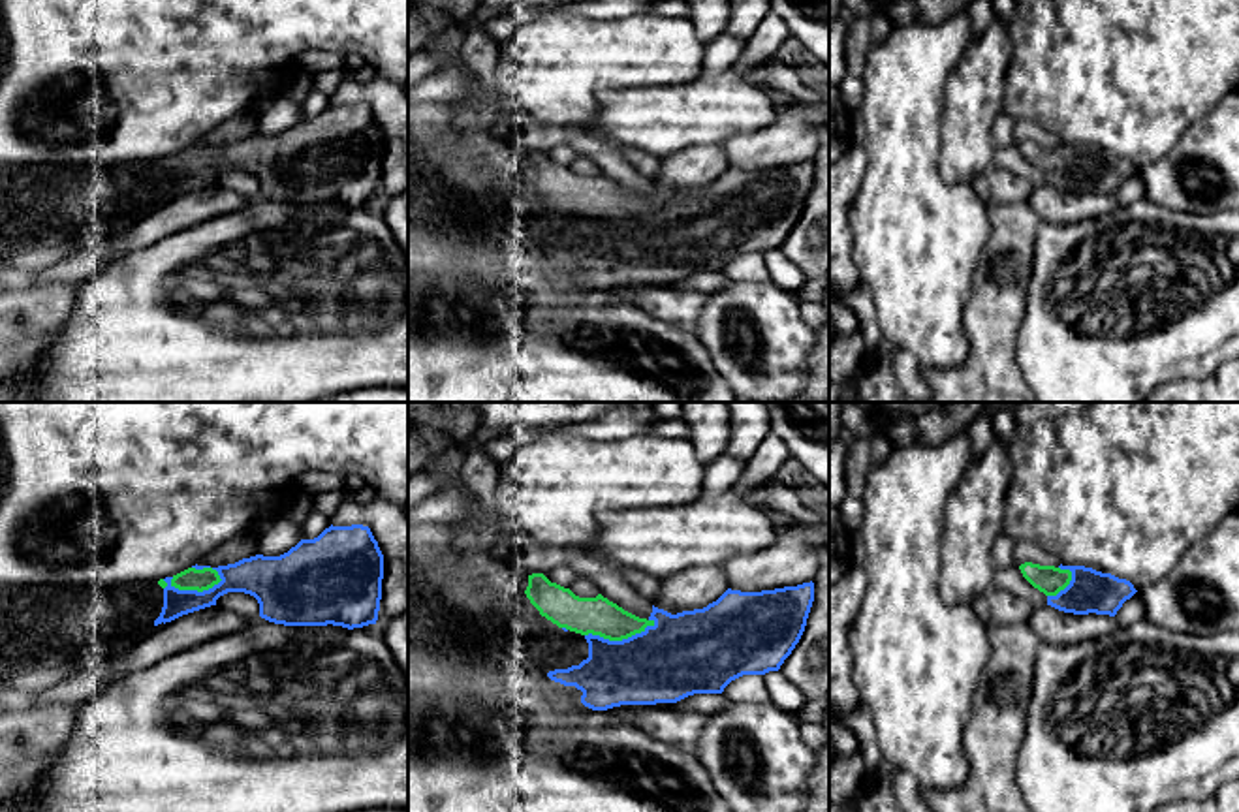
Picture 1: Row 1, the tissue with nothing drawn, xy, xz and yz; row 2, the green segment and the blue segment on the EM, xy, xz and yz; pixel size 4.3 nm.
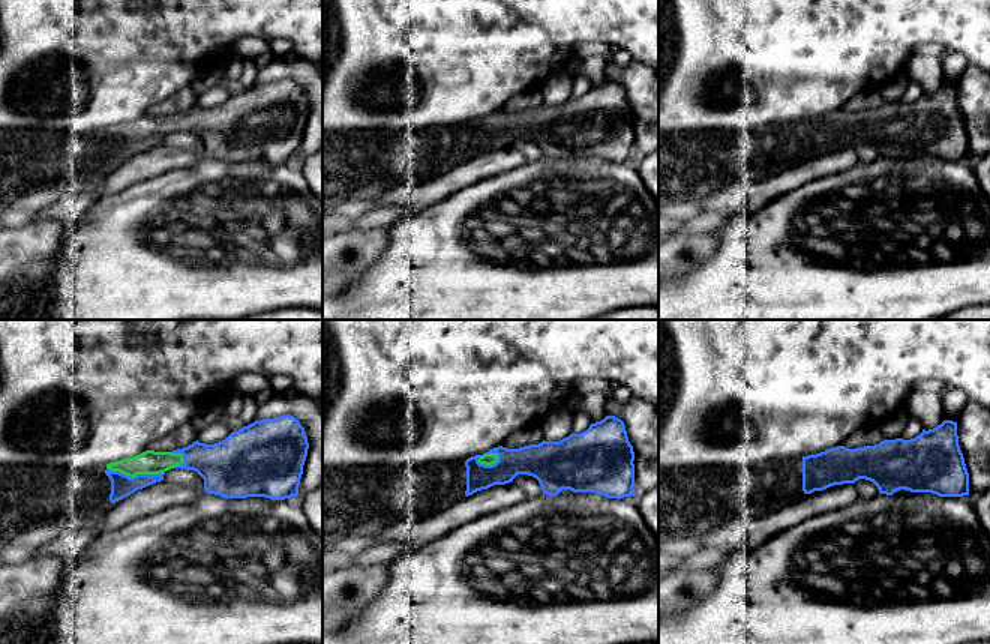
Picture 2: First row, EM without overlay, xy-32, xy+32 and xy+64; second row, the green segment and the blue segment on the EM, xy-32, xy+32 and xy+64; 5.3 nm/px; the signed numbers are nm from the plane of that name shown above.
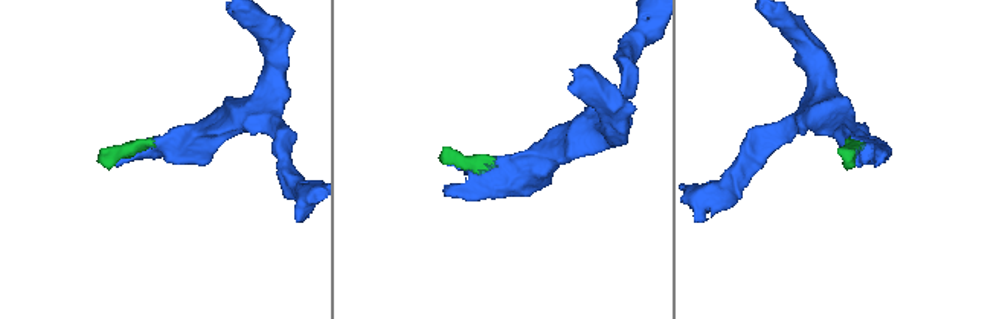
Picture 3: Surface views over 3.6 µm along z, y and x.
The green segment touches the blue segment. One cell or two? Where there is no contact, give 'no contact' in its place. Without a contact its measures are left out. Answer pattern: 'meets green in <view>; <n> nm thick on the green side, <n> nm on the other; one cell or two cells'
meets green in xy; 100 nm thick on the green side, 150 nm on the other; one cell

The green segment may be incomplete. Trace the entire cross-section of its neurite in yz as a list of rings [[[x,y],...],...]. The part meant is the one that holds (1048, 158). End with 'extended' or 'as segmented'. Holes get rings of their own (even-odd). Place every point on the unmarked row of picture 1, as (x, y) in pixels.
[[[1019,145],[1023,156],[1047,175],[1047,184],[1074,194],[1115,195],[1137,169],[1126,158],[1085,145]]] | extended

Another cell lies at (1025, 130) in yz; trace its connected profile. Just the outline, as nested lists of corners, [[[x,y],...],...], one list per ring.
[[[1017,120],[1015,124],[1015,145],[1021,145],[1025,141],[1040,143],[1040,145],[1060,145],[1059,135],[1047,132],[1034,120]]]

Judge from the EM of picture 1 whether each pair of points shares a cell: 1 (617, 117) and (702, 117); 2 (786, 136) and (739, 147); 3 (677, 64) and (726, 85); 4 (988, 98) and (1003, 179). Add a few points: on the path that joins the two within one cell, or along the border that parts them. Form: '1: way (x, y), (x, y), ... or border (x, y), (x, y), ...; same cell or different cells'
1: way (638, 117), (681, 117); same cell
2: way (775, 147), (751, 147); same cell
3: border (700, 74), (689, 81), (657, 87); different cells
4: border (993, 162), (982, 173); different cells

